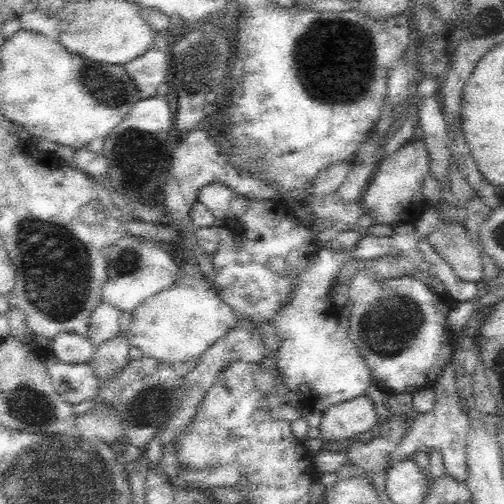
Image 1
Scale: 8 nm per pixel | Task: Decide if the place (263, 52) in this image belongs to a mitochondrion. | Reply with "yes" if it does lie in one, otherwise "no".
no

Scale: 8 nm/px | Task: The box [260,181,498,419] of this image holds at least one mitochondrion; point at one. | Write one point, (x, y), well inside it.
(386, 331)

